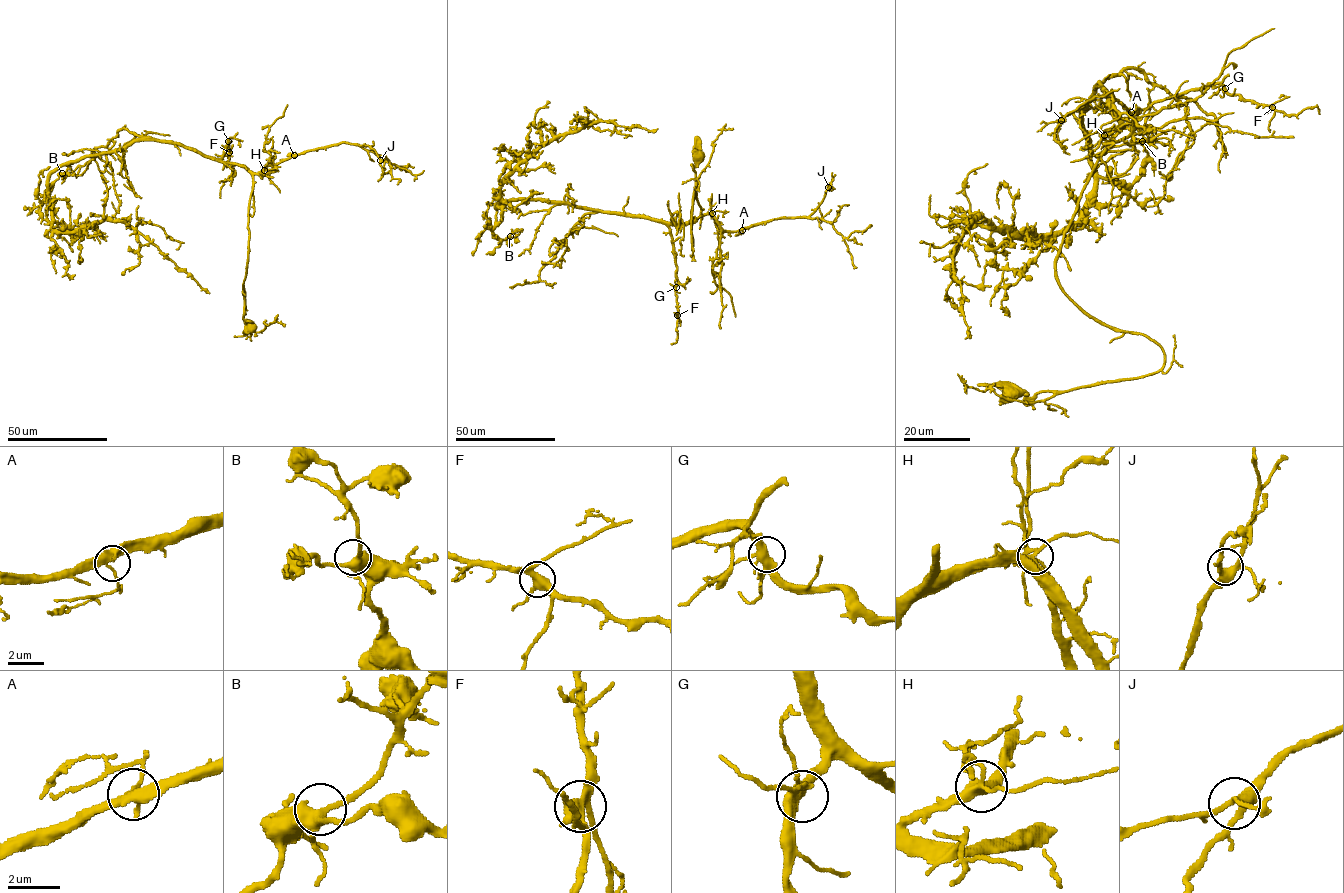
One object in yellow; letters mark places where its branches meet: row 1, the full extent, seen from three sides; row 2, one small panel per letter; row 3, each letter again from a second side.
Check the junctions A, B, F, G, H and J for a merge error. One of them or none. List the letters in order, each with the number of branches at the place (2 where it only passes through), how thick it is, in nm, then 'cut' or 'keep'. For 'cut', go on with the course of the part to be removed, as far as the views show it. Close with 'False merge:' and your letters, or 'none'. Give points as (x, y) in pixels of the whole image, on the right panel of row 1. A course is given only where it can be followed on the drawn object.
A: 4 branches meet; 340 nm thick; keep
B: 5 branches meet; 400 nm thick; keep
F: 5 branches meet; 400 nm thick; keep
G: 4 branches meet; 400 nm thick; keep
H: 5 branches meet; 340 nm thick; keep
J: 4 branches meet; 360 nm thick; keep
False merge: none

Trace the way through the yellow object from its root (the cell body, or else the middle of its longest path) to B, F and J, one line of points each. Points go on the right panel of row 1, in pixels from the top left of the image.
B: (1008, 394), (1162, 368), (1056, 272), (1121, 126), (1098, 87), (1081, 111), (1095, 172), (1132, 184), (1142, 141)
F: (1008, 394), (1163, 364), (1146, 336), (1090, 318), (1056, 272), (1081, 190), (1121, 123), (1217, 83), (1272, 107)
J: (1008, 394), (1164, 361), (1146, 336), (1090, 318), (1056, 272), (1105, 143), (1134, 117), (1112, 91), (1061, 120)

